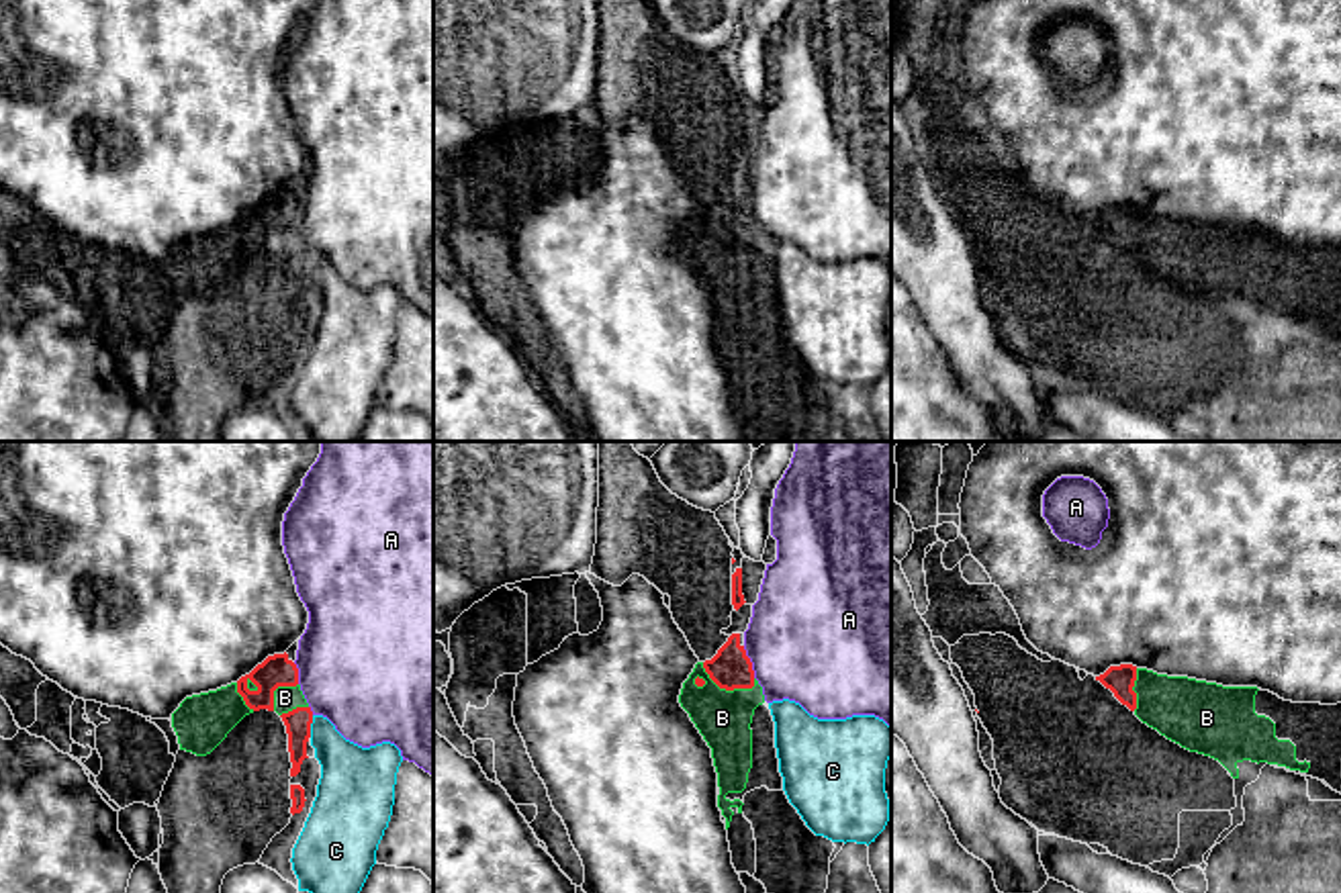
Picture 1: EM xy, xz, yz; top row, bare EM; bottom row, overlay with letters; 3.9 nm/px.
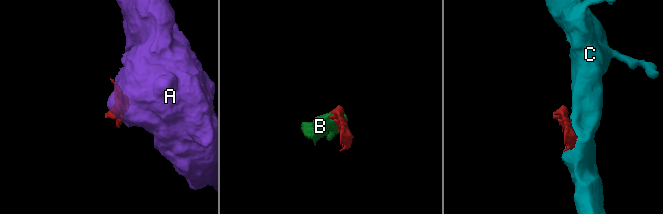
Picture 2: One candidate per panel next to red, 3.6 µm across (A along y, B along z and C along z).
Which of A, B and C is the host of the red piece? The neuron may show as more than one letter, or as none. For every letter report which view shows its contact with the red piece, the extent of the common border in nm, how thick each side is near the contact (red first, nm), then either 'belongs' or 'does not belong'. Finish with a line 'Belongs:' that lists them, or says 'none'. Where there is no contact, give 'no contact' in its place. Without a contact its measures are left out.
A: meets red in xz; contact 140 nm long; 160 nm thick on the red side, 500 nm on the other; does not belong
B: meets red in xz; contact 240 nm long; 160 nm thick on the red side, 220 nm on the other; belongs
C: meets red in xy; contact 90 nm long; 100 nm thick on the red side, 240 nm on the other; does not belong
Belongs: B

